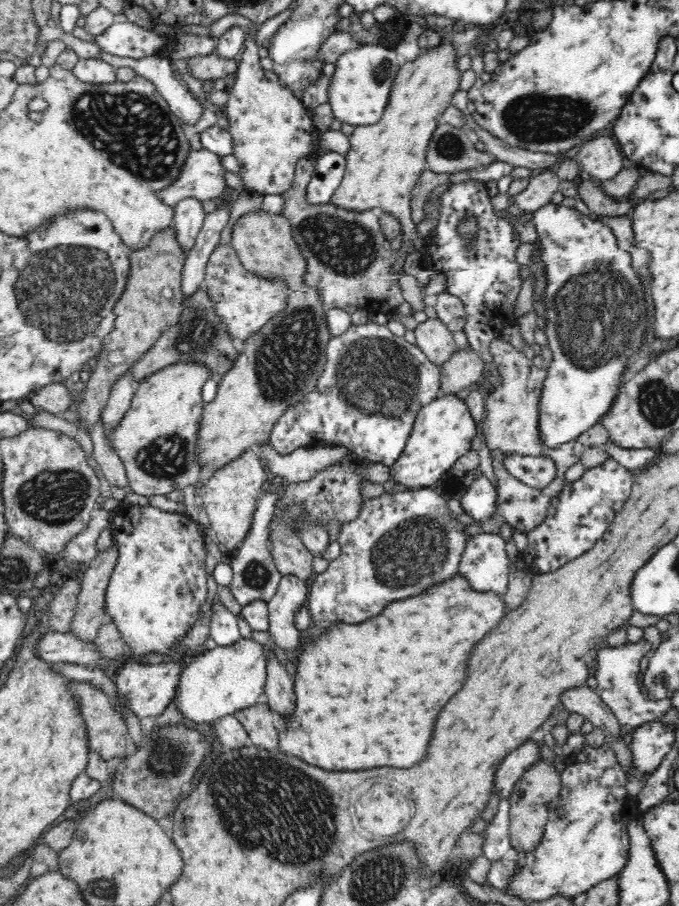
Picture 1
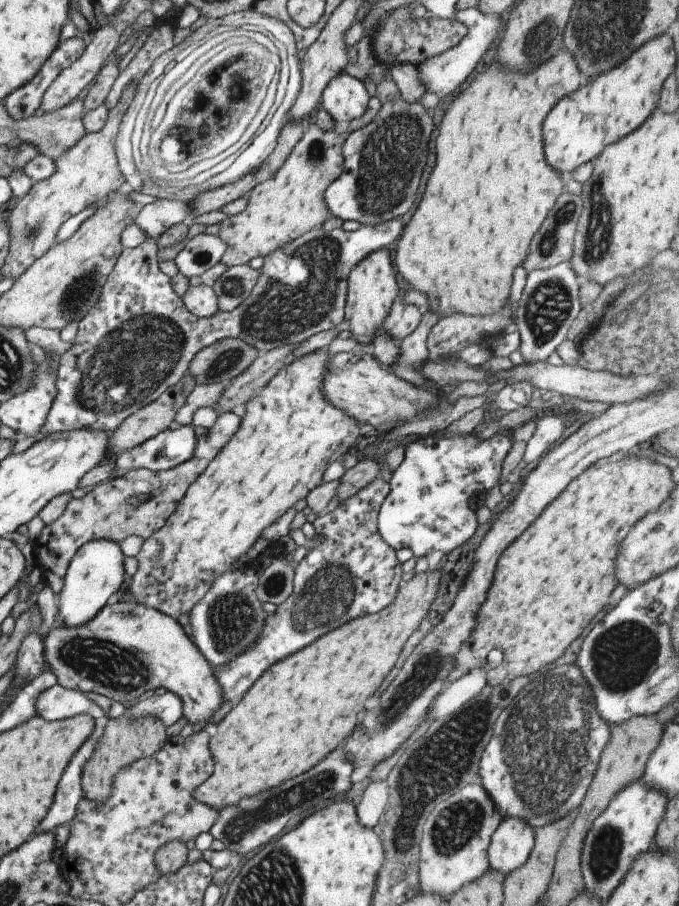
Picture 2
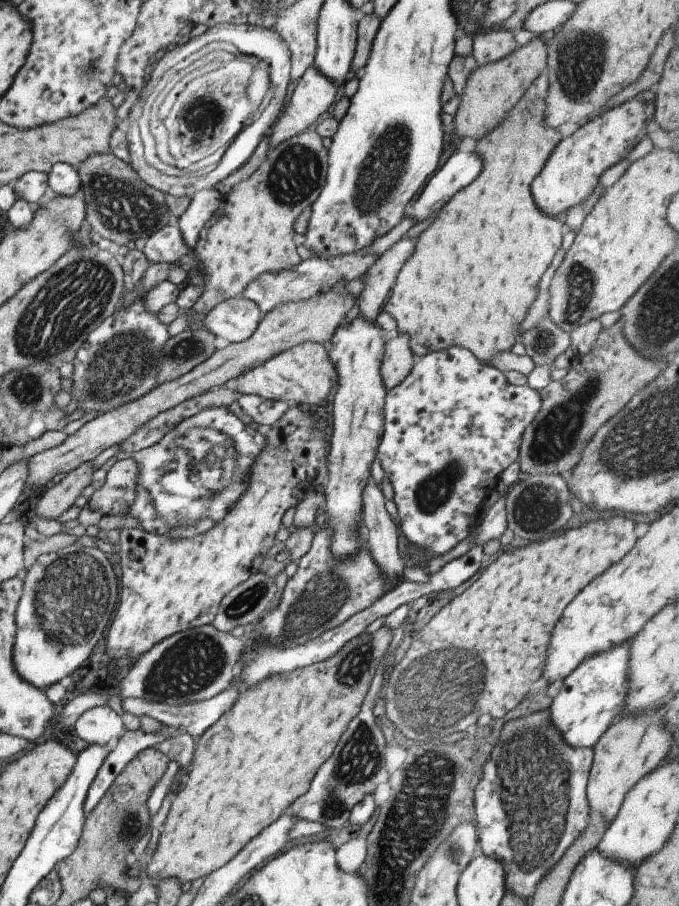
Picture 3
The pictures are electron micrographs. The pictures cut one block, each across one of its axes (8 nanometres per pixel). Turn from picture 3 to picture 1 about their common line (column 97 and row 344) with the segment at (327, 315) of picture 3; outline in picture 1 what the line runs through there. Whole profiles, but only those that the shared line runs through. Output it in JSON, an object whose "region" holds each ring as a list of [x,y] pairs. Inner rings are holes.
{"region":[[[426,319],[418,323],[413,333],[416,339],[415,346],[432,364],[441,365],[457,350],[453,333],[438,319]]]}

